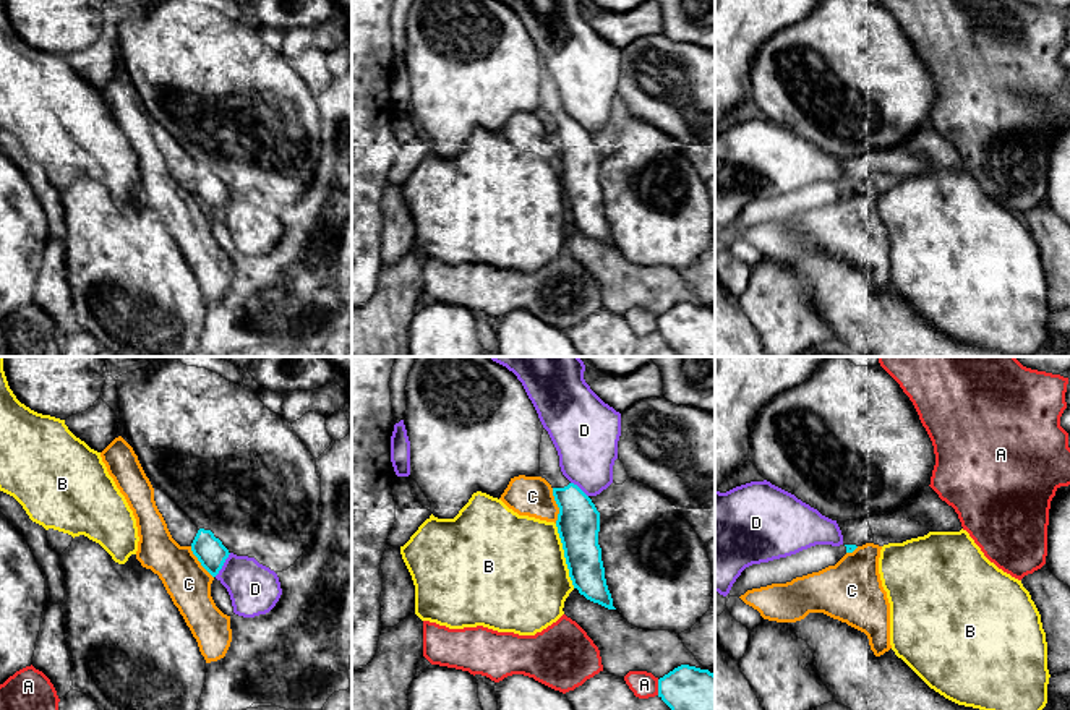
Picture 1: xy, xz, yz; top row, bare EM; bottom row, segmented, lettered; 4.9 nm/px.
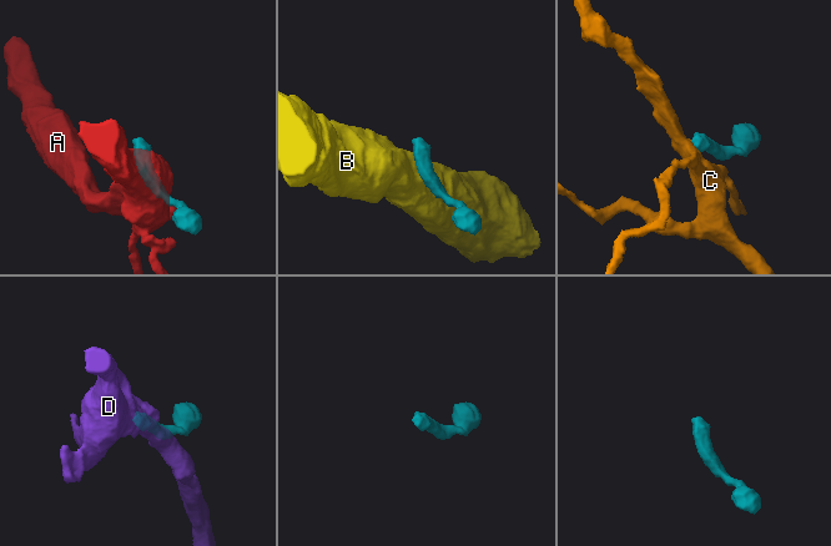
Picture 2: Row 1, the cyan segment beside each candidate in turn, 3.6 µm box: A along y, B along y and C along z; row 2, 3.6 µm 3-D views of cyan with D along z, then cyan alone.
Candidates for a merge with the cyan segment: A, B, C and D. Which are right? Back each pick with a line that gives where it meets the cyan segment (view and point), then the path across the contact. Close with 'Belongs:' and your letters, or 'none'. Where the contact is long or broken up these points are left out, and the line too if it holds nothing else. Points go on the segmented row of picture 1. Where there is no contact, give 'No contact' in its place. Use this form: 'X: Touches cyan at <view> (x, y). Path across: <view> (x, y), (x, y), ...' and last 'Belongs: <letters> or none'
Belongs: none

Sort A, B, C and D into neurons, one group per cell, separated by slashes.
A / B / C / D

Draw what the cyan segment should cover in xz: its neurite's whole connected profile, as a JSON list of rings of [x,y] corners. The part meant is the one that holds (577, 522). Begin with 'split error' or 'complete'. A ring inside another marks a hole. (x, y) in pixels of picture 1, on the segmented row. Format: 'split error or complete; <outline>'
split error; [[[545,428],[540,443],[540,475],[551,485],[559,507],[556,527],[574,588],[587,600],[616,609],[598,545],[600,512],[592,499],[563,475],[558,451]]]

